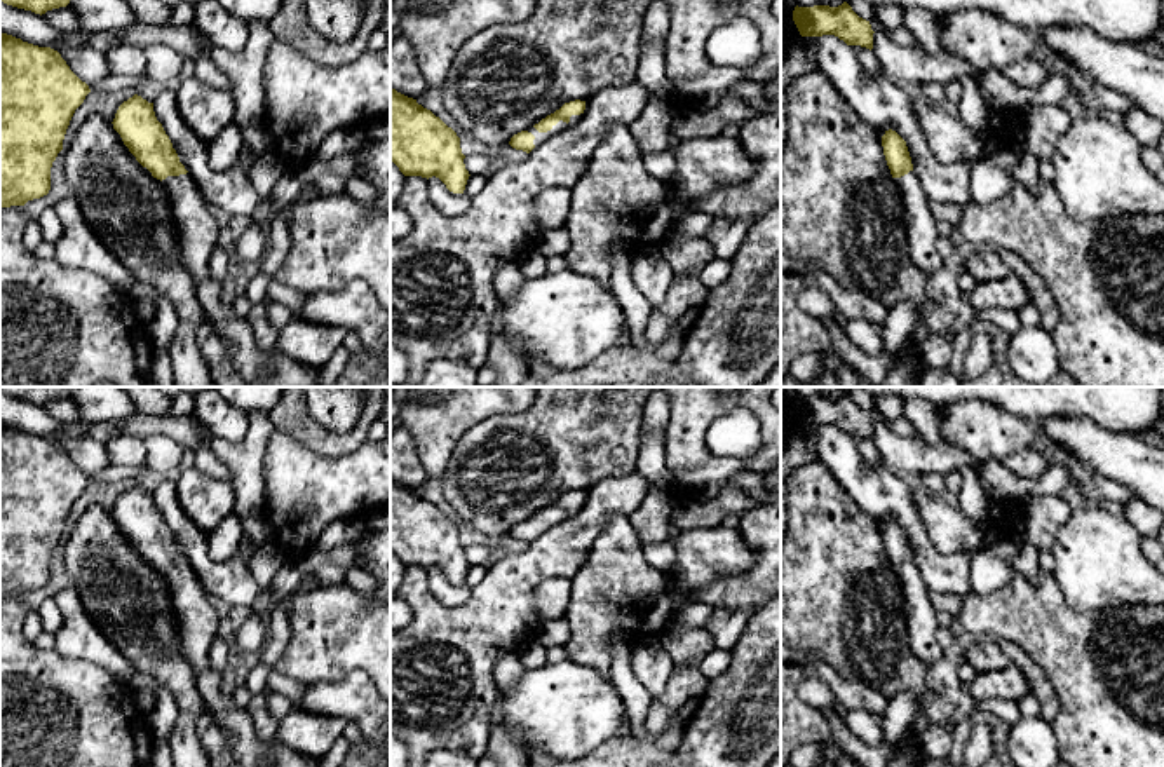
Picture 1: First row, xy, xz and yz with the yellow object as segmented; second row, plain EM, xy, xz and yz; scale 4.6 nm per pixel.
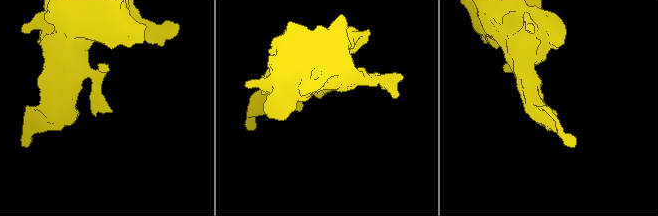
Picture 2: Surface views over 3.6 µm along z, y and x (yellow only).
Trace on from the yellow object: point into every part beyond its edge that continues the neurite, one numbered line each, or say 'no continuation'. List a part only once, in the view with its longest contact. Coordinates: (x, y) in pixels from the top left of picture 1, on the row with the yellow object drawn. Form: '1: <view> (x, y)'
1: xz (539, 136)

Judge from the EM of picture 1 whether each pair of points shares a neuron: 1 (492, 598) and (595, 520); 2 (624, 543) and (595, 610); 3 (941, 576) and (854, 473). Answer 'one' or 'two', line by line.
1: one
2: one
3: one

